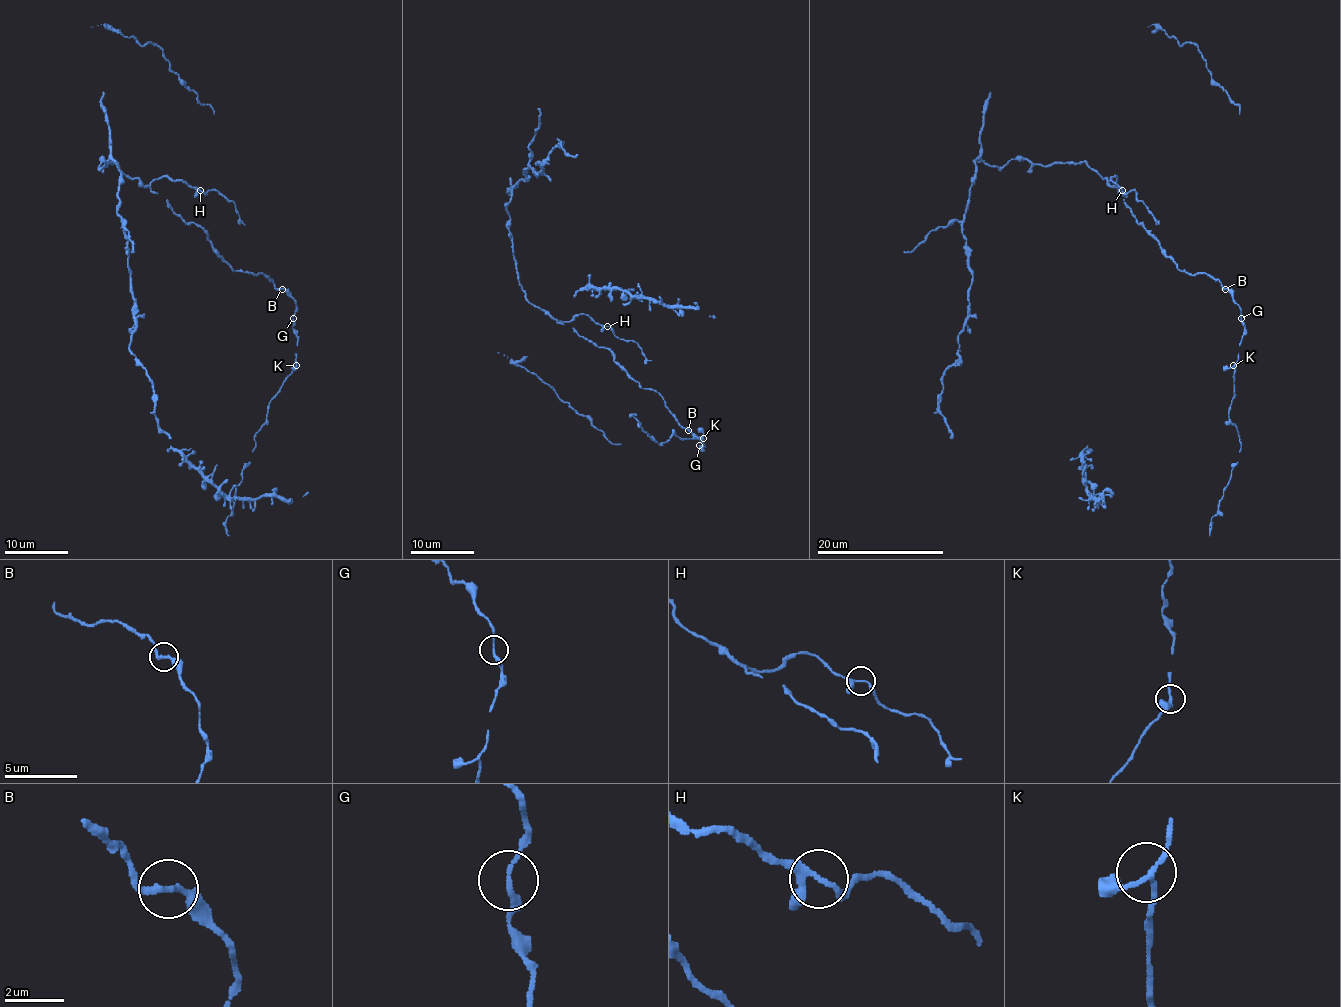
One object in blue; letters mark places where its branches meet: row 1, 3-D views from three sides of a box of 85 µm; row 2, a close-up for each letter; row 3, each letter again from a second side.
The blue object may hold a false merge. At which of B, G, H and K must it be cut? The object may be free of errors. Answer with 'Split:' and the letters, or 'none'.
Split: none

